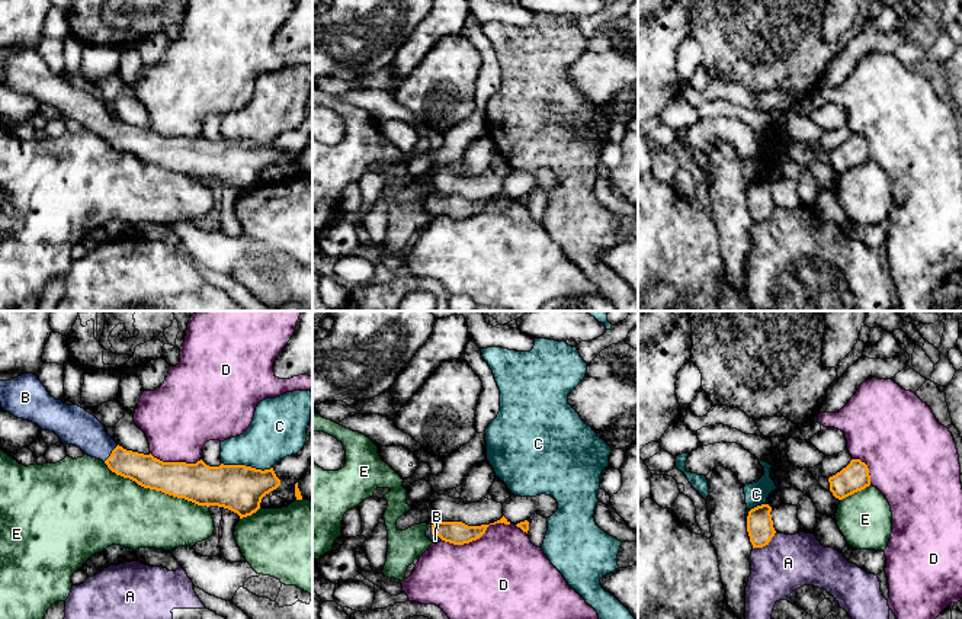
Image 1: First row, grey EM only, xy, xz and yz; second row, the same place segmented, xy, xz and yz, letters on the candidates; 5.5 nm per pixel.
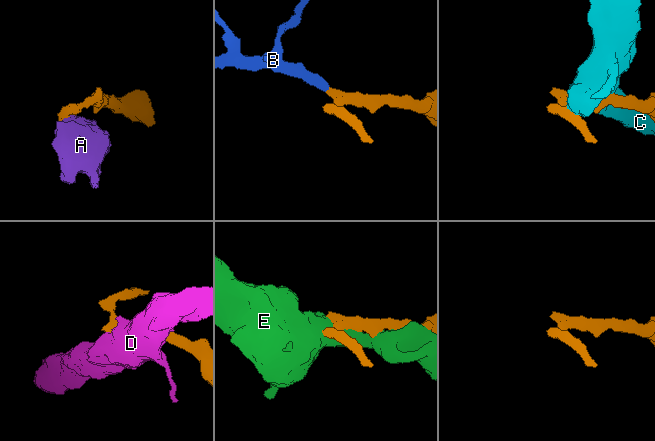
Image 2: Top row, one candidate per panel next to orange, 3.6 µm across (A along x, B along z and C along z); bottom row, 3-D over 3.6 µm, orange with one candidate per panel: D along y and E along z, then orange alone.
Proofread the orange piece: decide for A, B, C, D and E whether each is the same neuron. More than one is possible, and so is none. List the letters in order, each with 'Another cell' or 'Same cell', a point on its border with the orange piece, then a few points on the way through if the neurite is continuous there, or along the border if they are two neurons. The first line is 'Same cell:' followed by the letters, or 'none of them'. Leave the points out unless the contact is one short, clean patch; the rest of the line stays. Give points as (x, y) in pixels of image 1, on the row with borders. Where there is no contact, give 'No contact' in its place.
Same cell: B
A: Another cell. Touches orange at yz (765, 545)
B: Same cell. Touches orange at xy (111, 454). Path across: xy (147, 471), (122, 462), (111, 454), (76, 426)
C: Another cell. Touches orange at xy (247, 467)
D: Another cell. Touches orange at xz (477, 538)
E: Another cell. Touches orange at xy (156, 490)

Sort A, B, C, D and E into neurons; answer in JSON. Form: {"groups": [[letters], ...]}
{"groups": [["A"], ["B"], ["C"], ["D"], ["E"]]}

